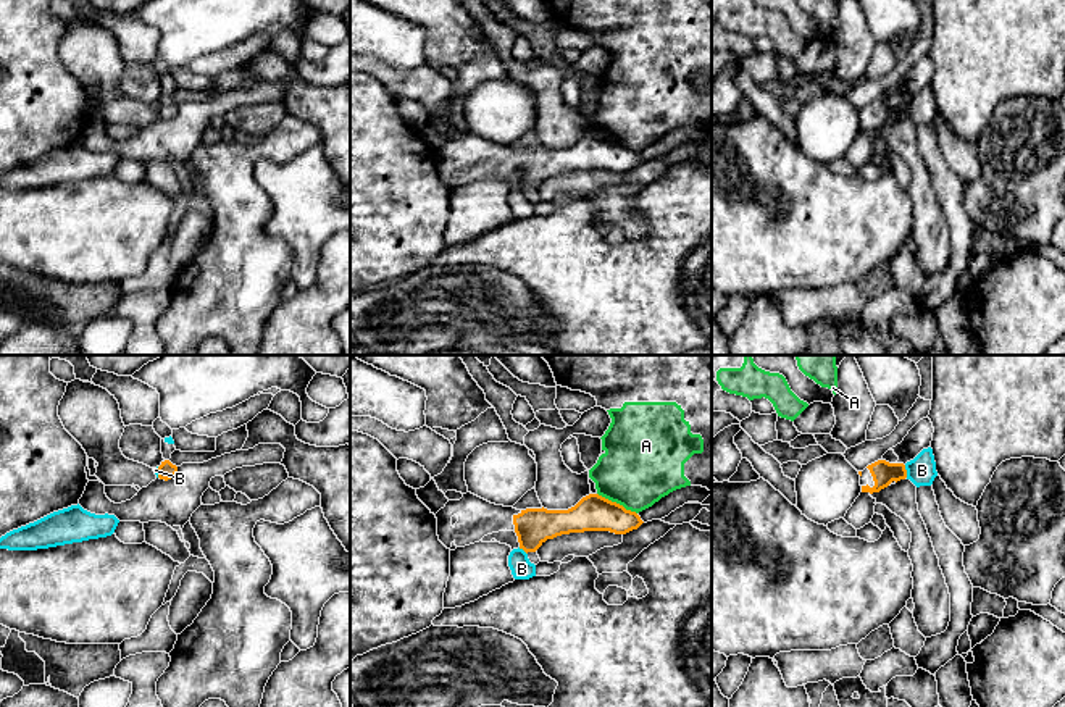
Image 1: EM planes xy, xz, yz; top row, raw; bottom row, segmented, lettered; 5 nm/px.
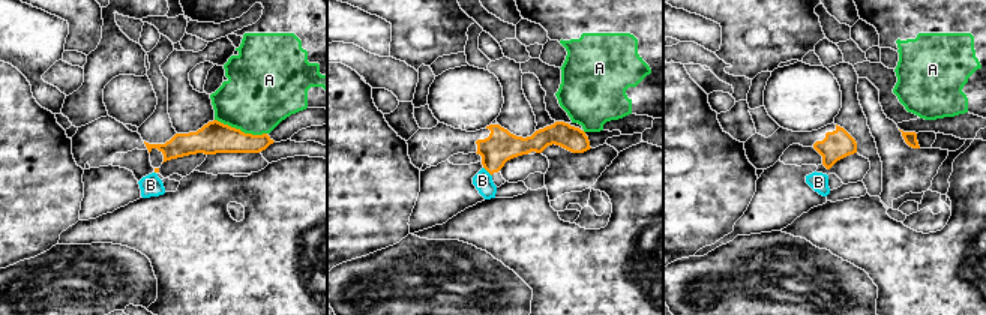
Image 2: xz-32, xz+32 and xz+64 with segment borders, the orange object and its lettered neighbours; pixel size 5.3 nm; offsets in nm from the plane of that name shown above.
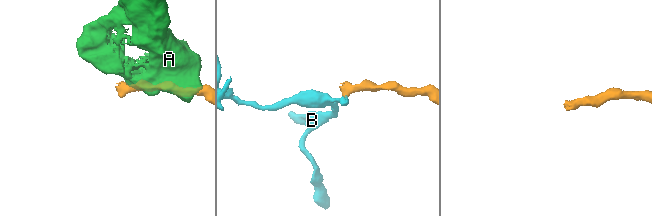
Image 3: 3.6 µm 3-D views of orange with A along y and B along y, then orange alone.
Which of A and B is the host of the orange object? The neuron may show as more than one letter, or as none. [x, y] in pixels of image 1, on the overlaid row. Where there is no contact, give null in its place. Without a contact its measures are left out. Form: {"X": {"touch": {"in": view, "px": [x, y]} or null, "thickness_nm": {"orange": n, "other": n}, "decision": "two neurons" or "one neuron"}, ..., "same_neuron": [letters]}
{"A": {"touch": {"in": "xz", "px": [615, 502]}, "thickness_nm": {"orange": 180, "other": 400}, "decision": "two neurons"}, "B": {"touch": {"in": "yz", "px": [906, 472]}, "thickness_nm": {"orange": 120, "other": 140}, "decision": "two neurons"}, "same_neuron": []}

